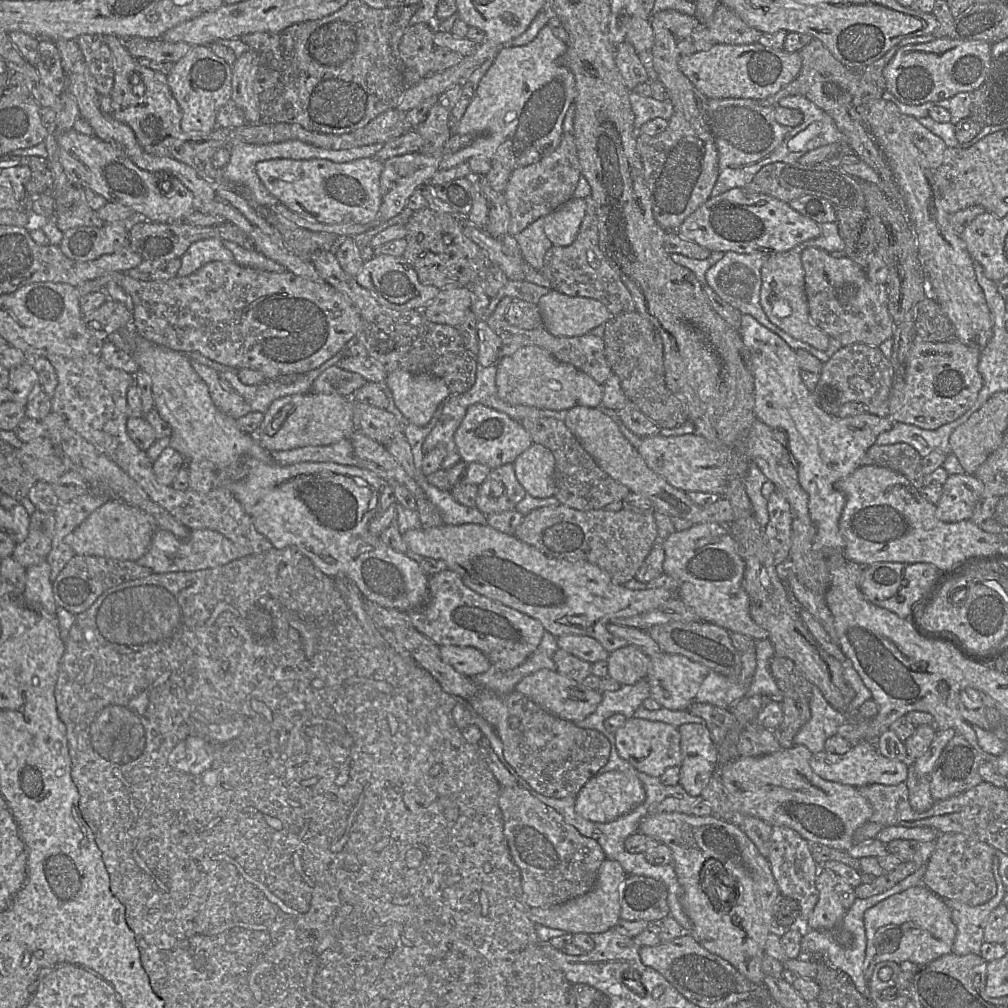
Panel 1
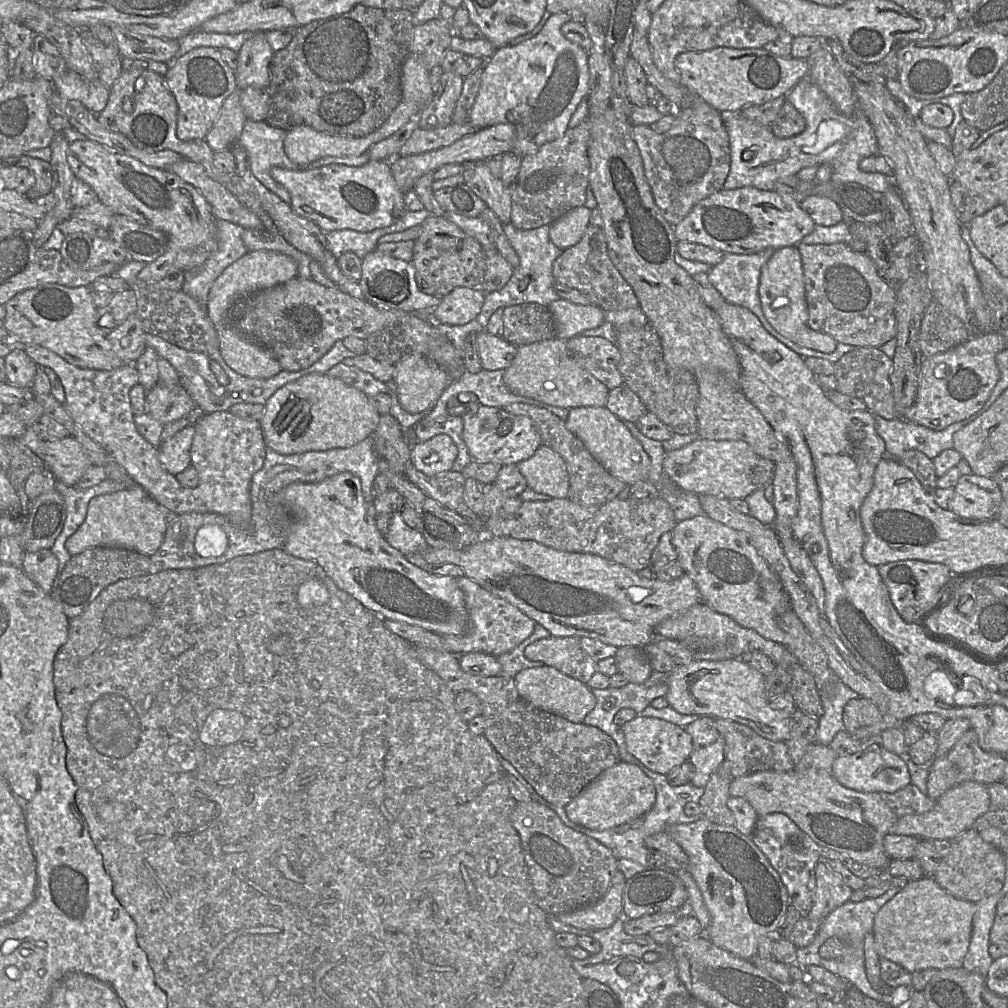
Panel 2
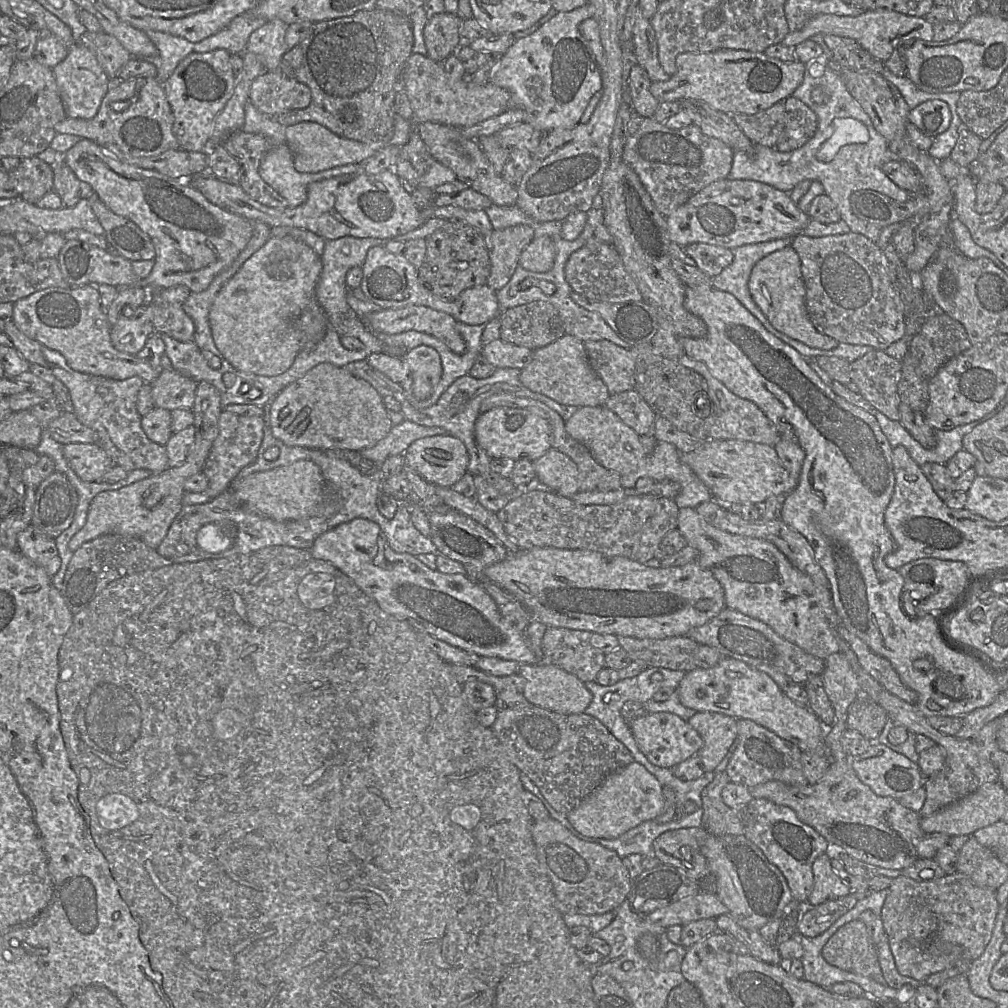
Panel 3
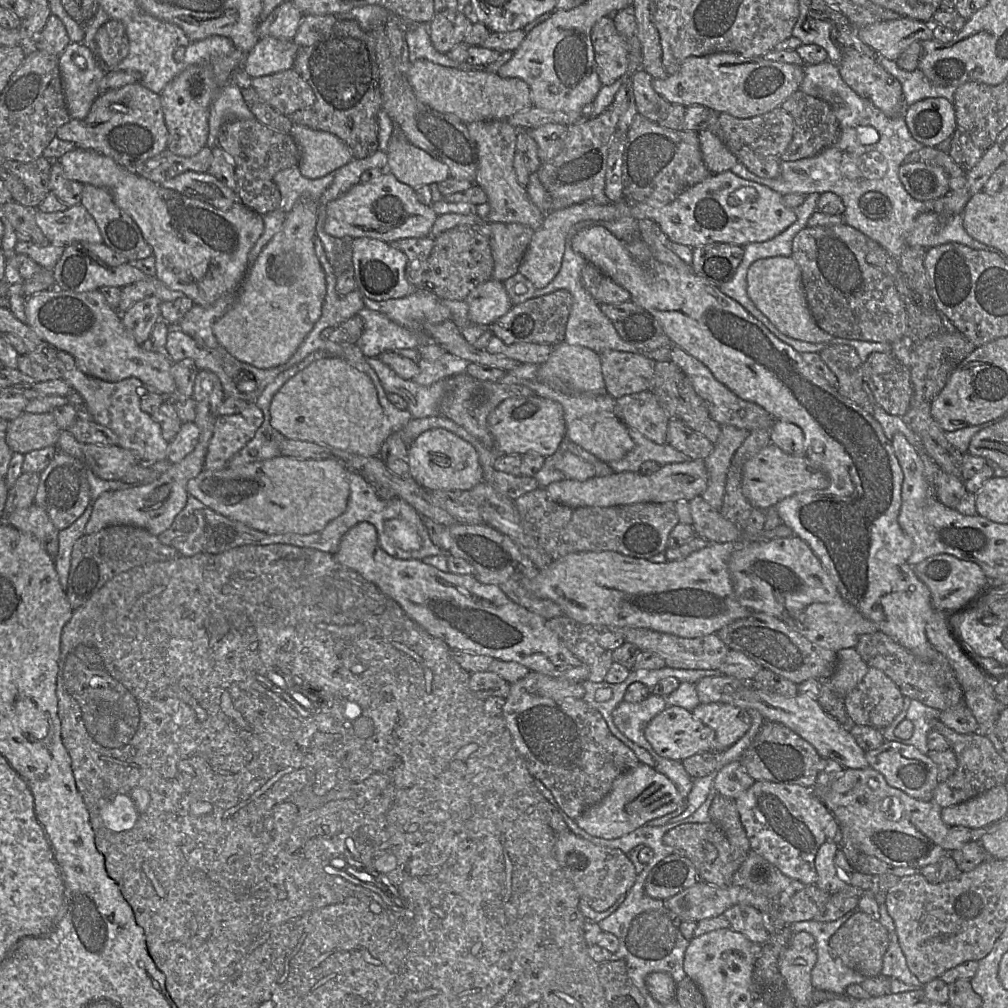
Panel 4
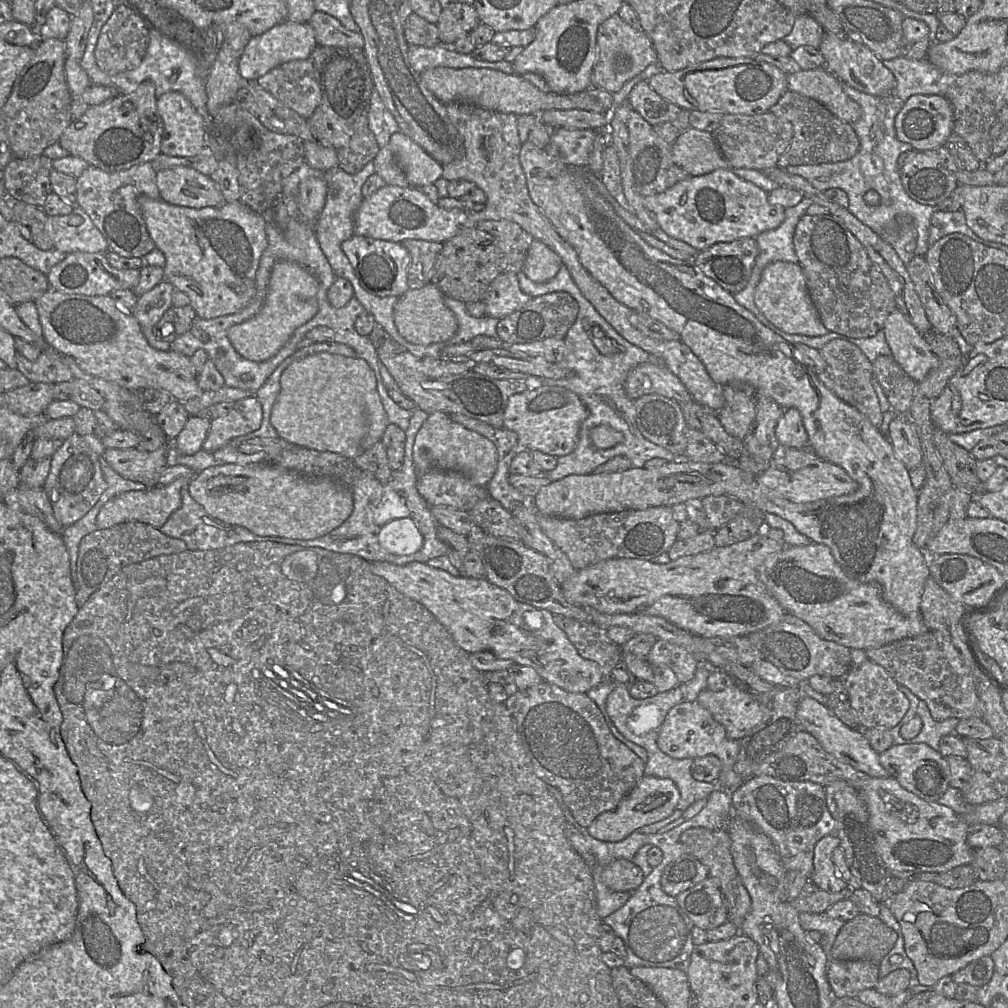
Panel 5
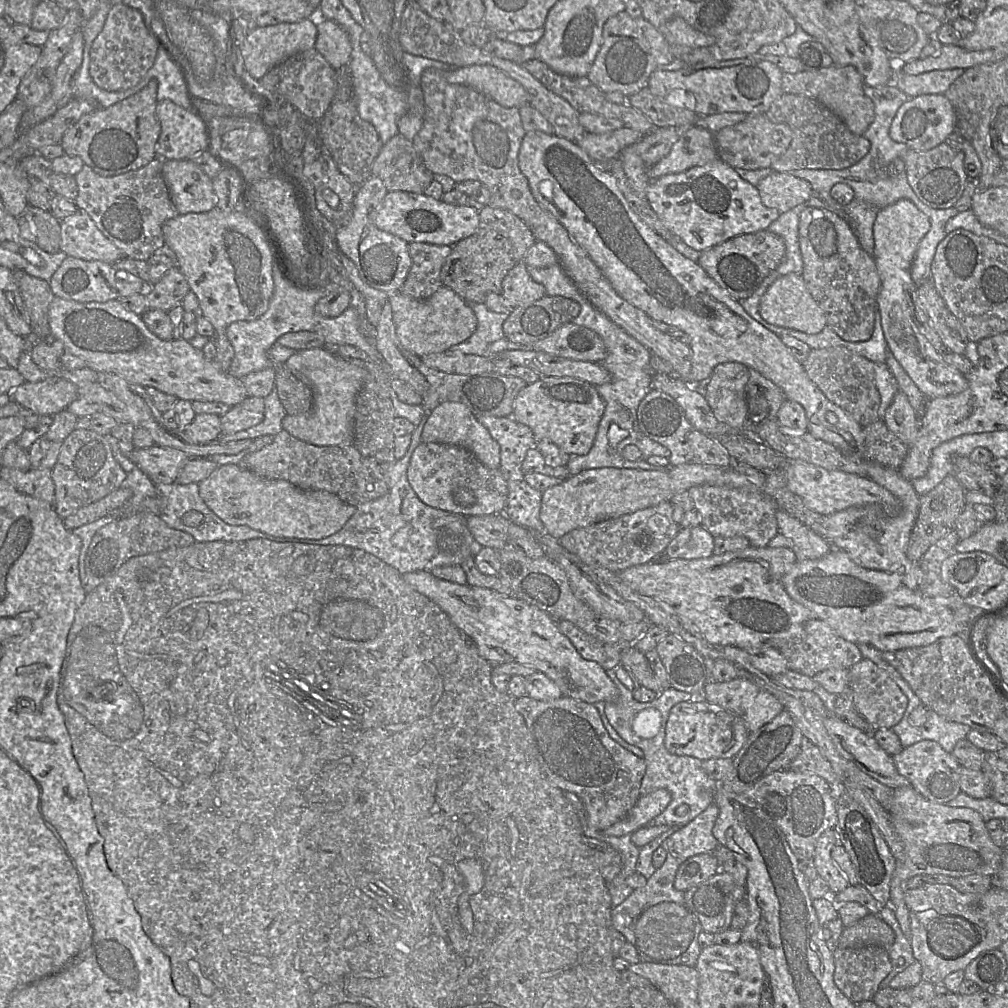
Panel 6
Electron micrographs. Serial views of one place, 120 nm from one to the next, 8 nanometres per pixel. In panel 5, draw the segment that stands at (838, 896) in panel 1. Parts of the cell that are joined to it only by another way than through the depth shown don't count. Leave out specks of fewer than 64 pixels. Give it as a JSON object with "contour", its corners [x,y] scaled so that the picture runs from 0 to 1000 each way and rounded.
{"contour":[[[830,827],[815,830],[808,840],[807,866],[804,872],[812,882],[820,885],[832,885],[841,880],[825,853],[826,844],[833,838]]]}

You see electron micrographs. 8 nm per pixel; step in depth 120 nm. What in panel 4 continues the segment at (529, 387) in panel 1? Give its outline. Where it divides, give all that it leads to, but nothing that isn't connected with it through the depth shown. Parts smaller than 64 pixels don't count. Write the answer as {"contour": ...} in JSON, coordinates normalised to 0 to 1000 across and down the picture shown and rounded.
{"contour":[[[561,339],[549,343],[543,358],[534,363],[533,376],[535,379],[559,389],[573,389],[585,392],[601,389],[594,351],[584,345],[564,342]]]}

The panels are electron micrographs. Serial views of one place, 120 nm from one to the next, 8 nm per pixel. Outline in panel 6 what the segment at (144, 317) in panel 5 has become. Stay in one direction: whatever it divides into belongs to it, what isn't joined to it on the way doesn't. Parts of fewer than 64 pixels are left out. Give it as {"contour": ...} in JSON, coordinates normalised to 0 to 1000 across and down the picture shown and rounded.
{"contour":[[[174,263],[154,282],[149,283],[143,289],[147,307],[168,309],[180,301],[188,289],[184,274]]]}

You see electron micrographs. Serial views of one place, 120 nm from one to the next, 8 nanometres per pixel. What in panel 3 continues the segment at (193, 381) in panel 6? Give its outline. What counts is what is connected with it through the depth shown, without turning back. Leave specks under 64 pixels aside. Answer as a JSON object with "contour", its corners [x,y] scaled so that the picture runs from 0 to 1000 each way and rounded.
{"contour":[[[86,282],[68,286],[49,285],[39,288],[13,301],[11,317],[29,335],[60,349],[66,361],[76,369],[113,377],[137,373],[148,381],[159,370],[147,358],[136,352],[113,345],[109,335],[110,322],[105,307],[100,303],[99,291],[94,283]]]}

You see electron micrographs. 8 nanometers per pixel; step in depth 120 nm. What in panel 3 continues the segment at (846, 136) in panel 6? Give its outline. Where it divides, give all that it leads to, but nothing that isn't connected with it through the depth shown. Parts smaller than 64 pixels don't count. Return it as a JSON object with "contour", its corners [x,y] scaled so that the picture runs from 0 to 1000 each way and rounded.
{"contour":[[[784,94],[777,100],[779,125],[769,147],[774,151],[784,151],[801,142],[810,132],[810,113],[796,100]]]}

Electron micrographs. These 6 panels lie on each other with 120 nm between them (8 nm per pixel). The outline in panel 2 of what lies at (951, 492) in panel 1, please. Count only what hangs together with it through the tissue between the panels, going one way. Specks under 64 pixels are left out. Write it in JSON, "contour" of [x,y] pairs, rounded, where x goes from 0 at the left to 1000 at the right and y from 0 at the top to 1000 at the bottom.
{"contour":[[[956,470],[946,483],[940,506],[958,515],[988,515],[993,497],[992,484],[985,475]]]}

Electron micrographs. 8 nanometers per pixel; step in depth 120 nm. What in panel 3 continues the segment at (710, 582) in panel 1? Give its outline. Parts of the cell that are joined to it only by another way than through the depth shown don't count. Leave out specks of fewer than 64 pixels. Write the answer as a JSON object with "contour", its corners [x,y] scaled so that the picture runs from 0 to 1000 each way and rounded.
{"contour":[[[688,504],[674,505],[672,525],[680,534],[682,541],[692,546],[692,560],[703,565],[715,579],[720,603],[758,617],[773,631],[814,654],[818,655],[822,650],[834,646],[832,632],[828,626],[830,614],[822,578],[821,582],[810,579],[801,569],[789,563],[766,538],[711,525],[701,519]]]}

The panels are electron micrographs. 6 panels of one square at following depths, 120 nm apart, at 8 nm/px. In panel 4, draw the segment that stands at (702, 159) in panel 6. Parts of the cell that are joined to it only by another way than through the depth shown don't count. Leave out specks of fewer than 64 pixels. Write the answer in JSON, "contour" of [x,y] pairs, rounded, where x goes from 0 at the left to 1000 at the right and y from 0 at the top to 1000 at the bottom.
{"contour":[[[705,129],[693,130],[692,137],[697,161],[705,173],[723,170],[732,161],[730,155]]]}

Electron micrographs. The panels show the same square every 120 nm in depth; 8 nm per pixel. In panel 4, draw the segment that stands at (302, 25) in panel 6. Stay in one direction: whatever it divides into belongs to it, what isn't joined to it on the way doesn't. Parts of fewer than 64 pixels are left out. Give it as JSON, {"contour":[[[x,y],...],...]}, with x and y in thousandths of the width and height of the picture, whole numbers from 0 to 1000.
{"contour":[[[259,38],[244,54],[239,66],[249,77],[289,68],[297,47],[291,40]]]}

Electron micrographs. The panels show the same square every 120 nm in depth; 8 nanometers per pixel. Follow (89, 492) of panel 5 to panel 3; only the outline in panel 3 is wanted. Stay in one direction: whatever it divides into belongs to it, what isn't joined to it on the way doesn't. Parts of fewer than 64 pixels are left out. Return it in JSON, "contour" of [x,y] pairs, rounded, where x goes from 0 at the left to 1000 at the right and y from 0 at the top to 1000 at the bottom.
{"contour":[[[55,466],[37,483],[31,521],[56,534],[70,521],[76,500],[74,483],[64,470]]]}

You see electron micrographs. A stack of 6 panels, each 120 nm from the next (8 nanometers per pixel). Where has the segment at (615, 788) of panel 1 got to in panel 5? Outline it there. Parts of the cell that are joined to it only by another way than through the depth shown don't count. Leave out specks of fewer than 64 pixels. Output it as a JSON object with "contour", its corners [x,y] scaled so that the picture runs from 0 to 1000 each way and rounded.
{"contour":[[[639,769],[609,804],[592,810],[582,823],[586,829],[596,834],[616,834],[636,820],[663,811],[671,803],[674,792],[674,784],[666,773]]]}

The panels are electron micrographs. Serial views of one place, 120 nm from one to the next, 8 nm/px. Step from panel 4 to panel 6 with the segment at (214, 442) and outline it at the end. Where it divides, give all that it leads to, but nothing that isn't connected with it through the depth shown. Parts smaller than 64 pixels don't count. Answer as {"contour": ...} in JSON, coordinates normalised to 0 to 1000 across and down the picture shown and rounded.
{"contour":[[[245,394],[218,414],[219,431],[227,432],[244,427],[260,419],[262,395]]]}

